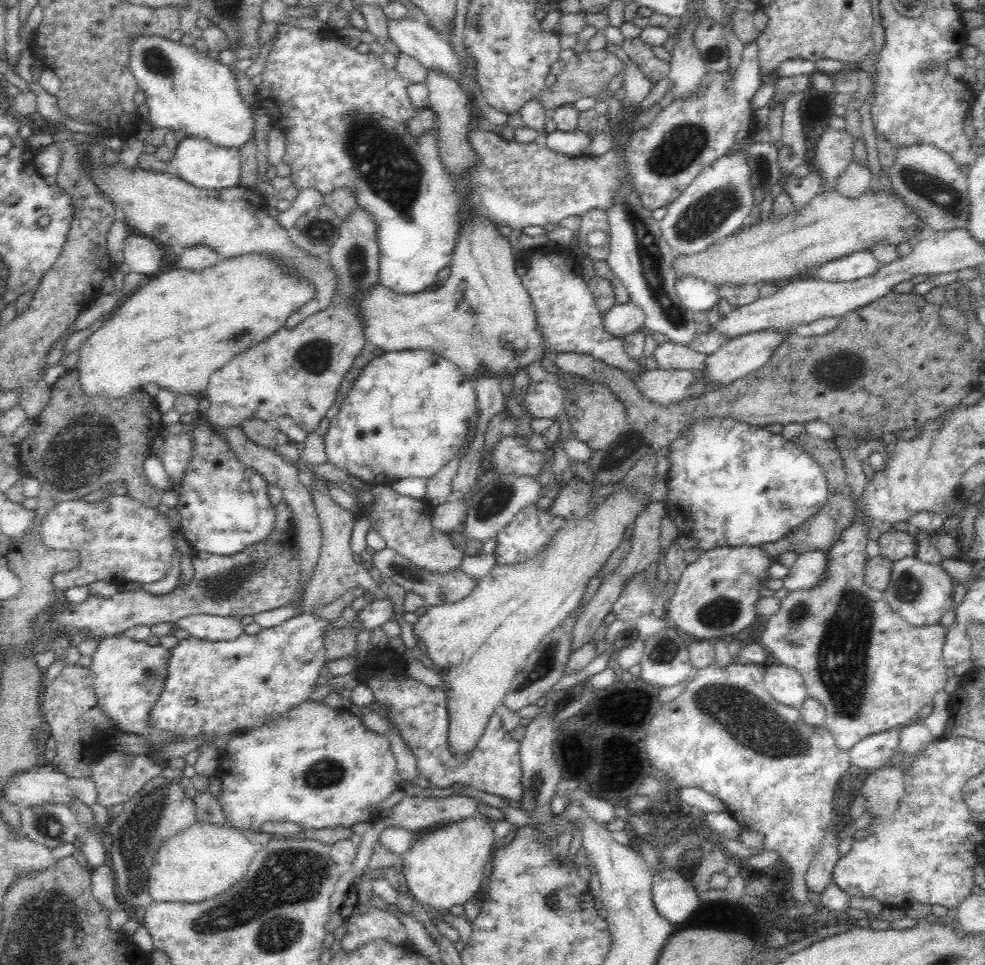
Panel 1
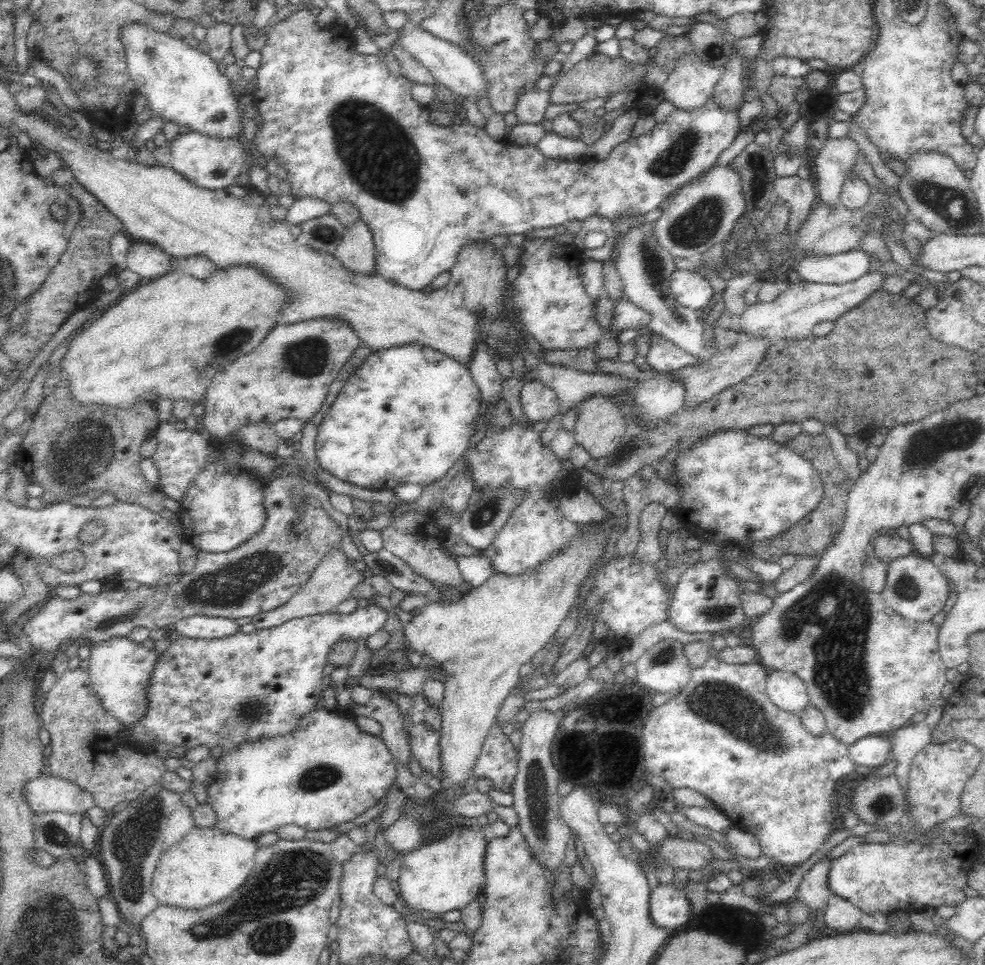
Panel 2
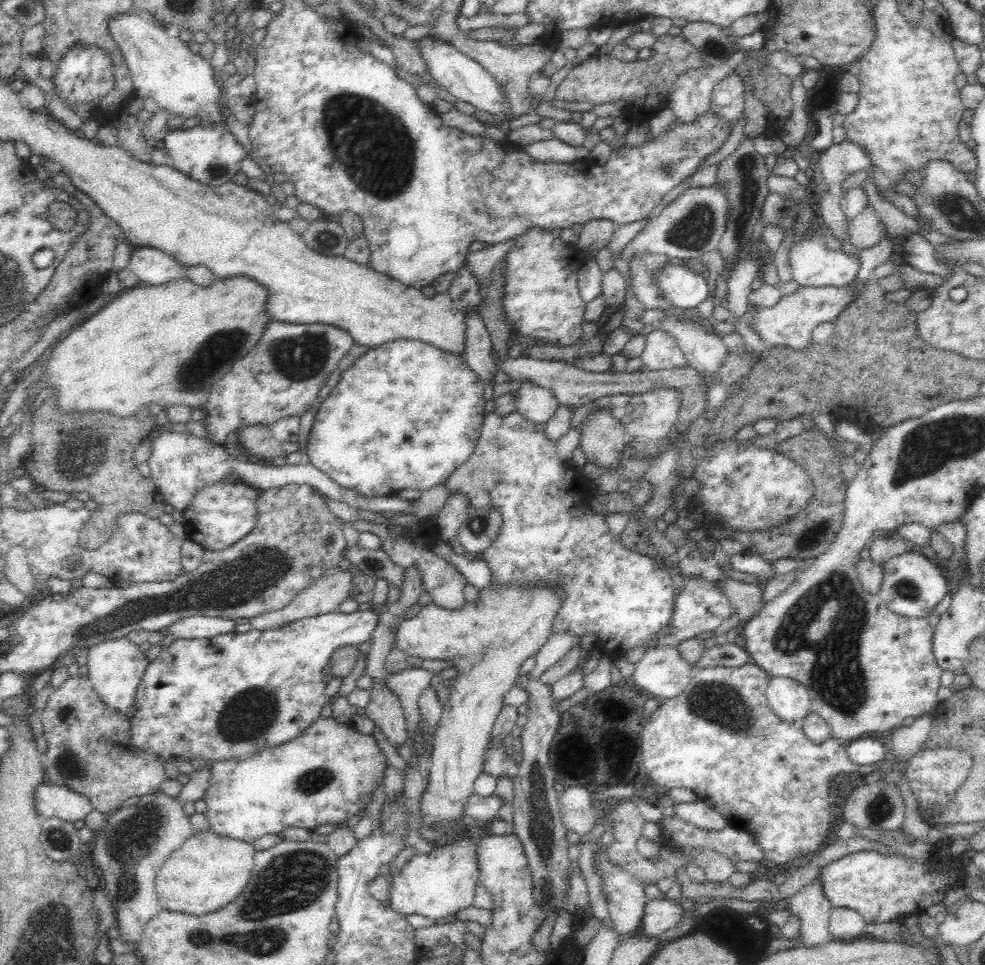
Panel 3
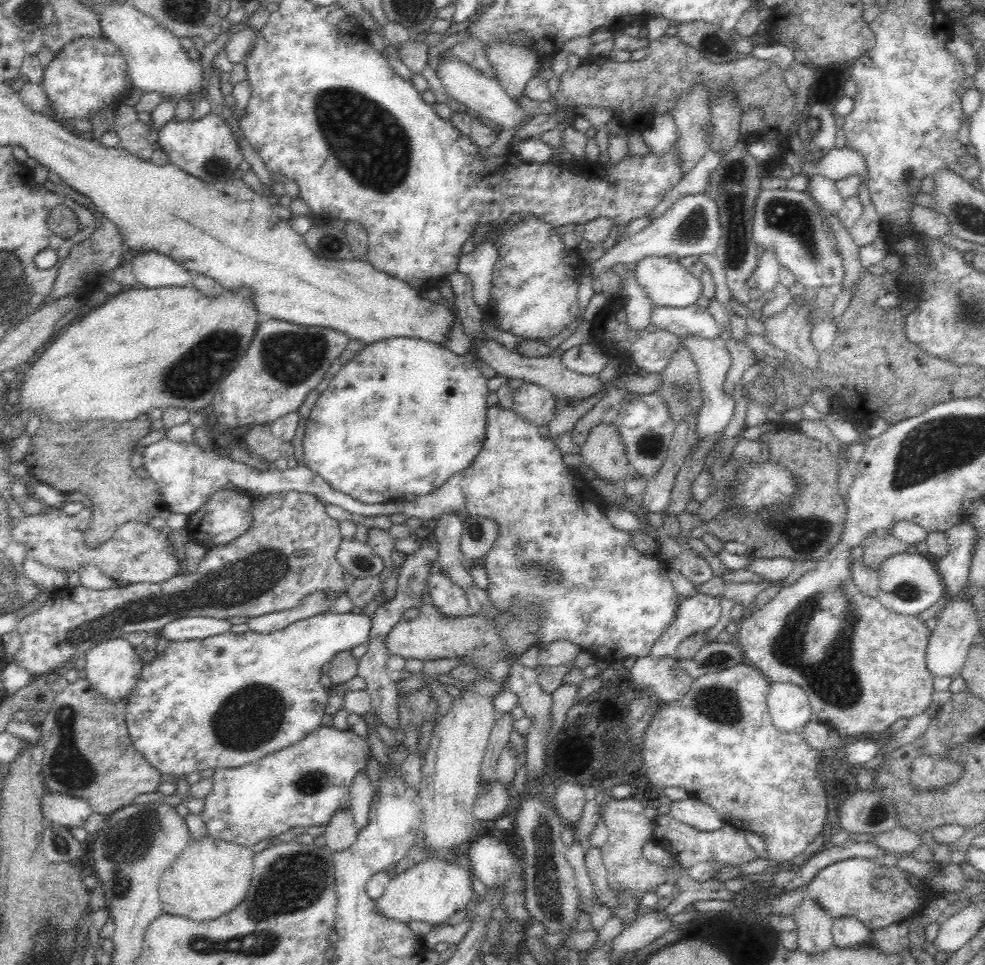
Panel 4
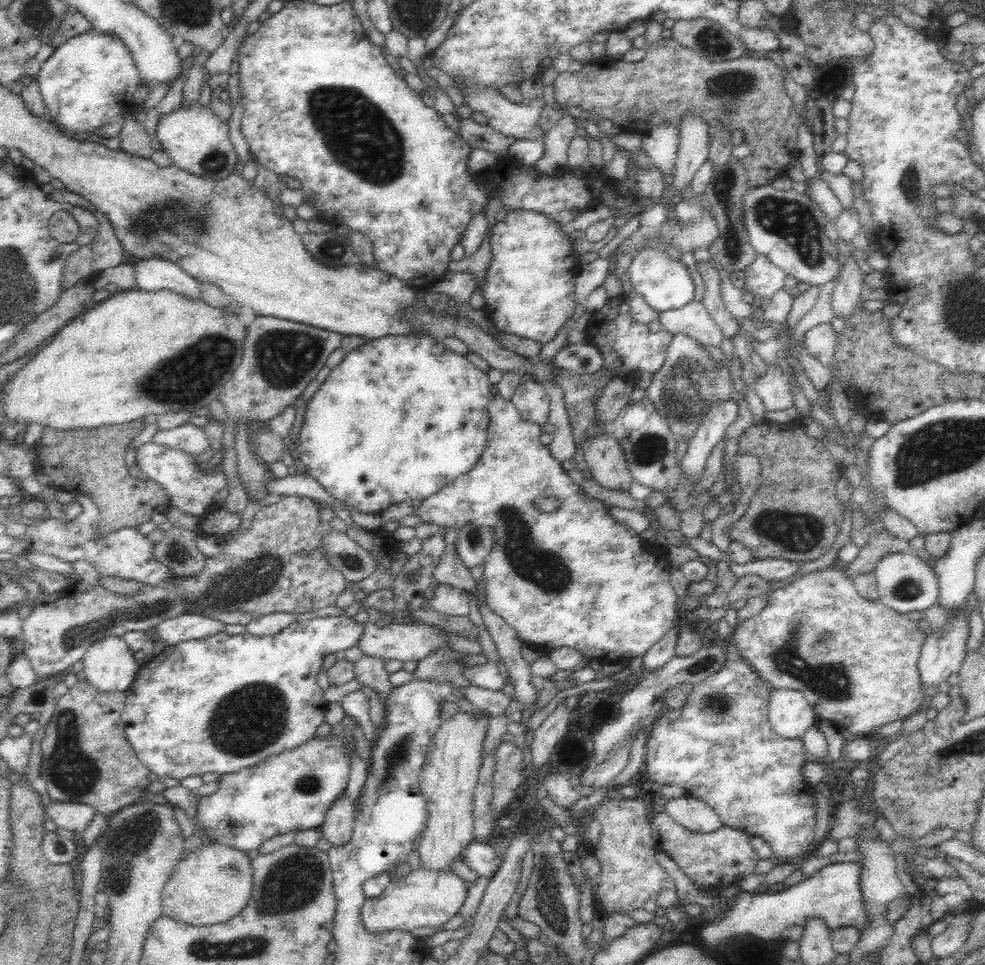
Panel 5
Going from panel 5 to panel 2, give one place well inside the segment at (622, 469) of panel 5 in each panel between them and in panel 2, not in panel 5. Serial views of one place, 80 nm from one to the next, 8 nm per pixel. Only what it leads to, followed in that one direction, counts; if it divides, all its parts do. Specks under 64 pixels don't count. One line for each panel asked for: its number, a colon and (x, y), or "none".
2: (599, 429)
3: (603, 440)
4: (603, 451)

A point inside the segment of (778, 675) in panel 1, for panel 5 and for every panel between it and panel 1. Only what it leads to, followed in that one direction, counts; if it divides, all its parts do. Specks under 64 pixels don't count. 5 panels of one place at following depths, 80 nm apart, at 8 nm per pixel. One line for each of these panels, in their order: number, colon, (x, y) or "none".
2: (786, 690)
3: (790, 700)
4: (789, 708)
5: (790, 715)

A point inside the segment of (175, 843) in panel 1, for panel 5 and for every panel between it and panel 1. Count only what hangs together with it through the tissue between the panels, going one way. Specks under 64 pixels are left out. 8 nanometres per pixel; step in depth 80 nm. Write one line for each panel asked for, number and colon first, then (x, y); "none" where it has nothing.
2: (208, 865)
3: (210, 871)
4: (211, 877)
5: (211, 885)

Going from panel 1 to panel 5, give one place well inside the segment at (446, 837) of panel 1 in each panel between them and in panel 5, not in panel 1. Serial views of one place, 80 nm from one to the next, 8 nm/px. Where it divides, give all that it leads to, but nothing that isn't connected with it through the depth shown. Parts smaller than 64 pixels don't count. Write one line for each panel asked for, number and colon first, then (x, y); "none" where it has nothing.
2: (447, 874)
3: (437, 885)
4: (432, 891)
5: (423, 898)

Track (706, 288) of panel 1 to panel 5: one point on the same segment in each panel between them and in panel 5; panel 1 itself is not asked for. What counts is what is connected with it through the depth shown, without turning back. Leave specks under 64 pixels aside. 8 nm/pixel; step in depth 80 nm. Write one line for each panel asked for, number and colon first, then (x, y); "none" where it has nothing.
2: (691, 290)
3: (683, 288)
4: (666, 283)
5: (664, 282)

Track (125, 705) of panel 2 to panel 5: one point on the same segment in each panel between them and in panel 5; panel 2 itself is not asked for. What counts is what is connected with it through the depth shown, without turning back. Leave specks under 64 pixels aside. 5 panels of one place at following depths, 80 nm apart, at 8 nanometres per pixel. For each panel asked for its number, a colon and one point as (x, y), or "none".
3: (116, 666)
4: (112, 666)
5: (109, 665)

